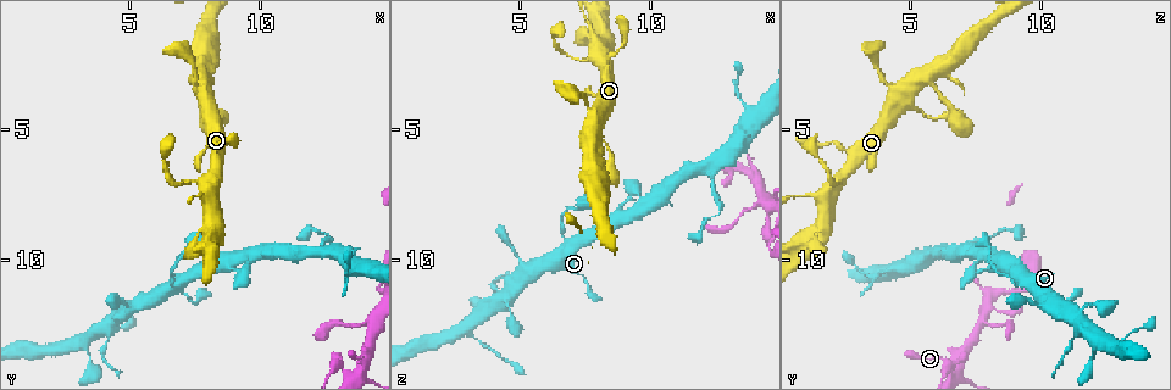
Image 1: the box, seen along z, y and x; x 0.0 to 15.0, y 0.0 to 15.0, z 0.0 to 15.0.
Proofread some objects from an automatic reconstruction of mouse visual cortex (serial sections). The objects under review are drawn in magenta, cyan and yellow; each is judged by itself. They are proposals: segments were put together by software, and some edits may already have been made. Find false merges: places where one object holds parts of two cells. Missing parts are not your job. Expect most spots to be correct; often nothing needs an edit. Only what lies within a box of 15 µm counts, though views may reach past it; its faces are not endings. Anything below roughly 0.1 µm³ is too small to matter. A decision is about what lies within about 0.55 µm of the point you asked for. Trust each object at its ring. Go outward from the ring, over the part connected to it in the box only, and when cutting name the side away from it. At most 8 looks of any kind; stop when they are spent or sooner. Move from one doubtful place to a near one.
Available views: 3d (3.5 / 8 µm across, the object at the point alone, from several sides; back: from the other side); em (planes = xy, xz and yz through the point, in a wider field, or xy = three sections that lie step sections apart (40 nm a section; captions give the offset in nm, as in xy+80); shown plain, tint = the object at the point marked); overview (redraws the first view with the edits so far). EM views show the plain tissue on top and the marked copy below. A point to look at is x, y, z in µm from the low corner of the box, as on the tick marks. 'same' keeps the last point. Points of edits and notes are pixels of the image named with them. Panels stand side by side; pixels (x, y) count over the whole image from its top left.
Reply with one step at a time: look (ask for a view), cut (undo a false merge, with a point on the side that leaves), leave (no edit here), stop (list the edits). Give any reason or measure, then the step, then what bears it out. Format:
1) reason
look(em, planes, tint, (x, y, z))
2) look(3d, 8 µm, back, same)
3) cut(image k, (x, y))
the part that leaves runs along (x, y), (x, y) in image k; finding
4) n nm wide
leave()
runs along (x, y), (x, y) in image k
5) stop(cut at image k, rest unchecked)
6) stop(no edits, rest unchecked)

abrupt turn
look(3d, 8 µm, (6.7, 7.0, 2.0))

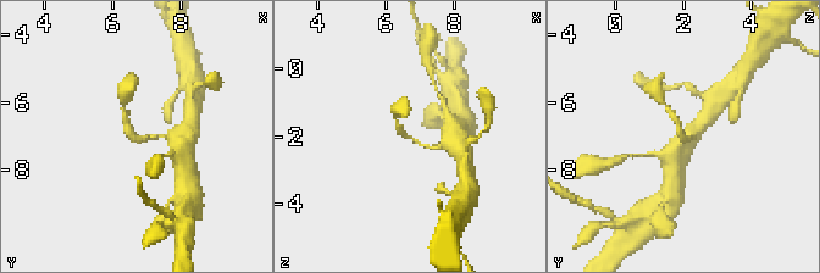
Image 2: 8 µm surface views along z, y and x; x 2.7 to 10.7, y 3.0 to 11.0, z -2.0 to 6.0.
look(3d, 3.5 µm, (6.7, 7.1, 2.1))

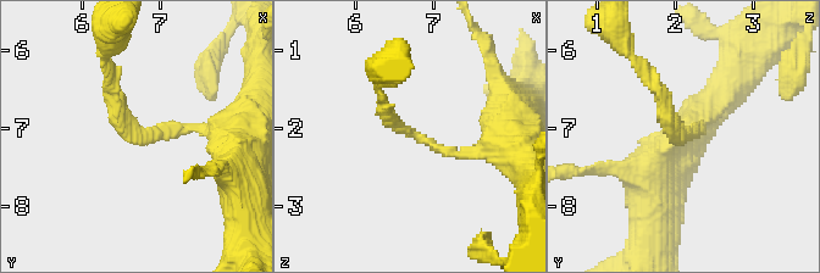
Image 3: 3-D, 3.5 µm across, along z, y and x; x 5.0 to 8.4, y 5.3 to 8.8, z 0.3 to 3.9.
arms of 150, 200 nm
leave()
runs along (211, 127), (136, 134), (110, 71) in image 3; one cell here

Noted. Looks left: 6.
thin neck
look(3d, 8 µm, (8.4, 5.7, 2.5))

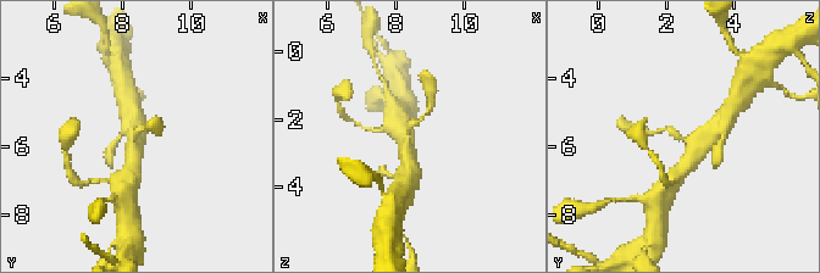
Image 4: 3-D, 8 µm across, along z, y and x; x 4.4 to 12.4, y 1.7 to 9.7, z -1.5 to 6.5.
arms of 150, 500 nm
look(em, planes, tint, (8.4, 5.9, 2.4))

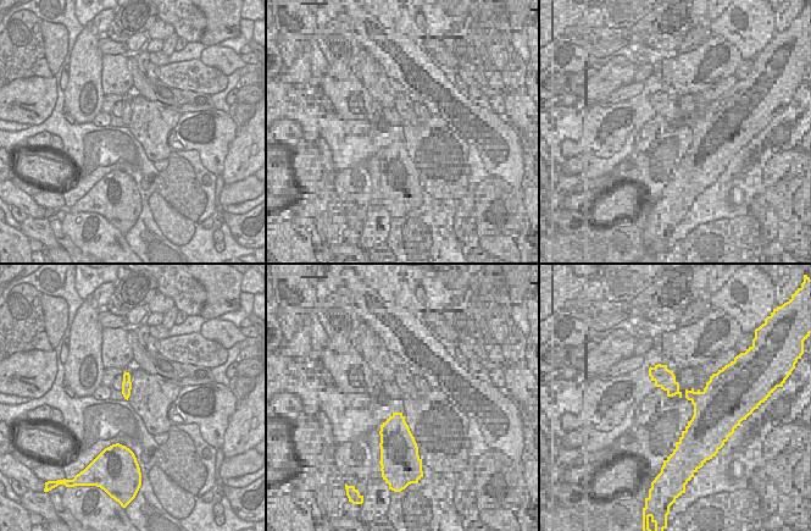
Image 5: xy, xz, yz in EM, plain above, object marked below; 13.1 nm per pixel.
leave()
runs along (409, 163), (409, 128), (427, 111) in image 4; all the same cell

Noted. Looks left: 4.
abrupt turn
look(3d, 8 µm, (13.0, 14.1, 6.5))

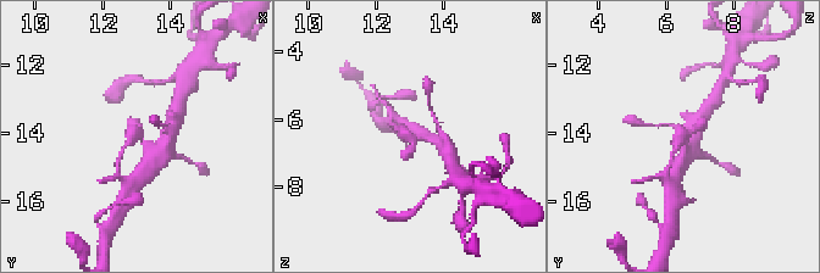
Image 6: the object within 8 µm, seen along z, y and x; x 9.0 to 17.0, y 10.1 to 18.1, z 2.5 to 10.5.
need the tissue
look(em, planes, tint, (13.0, 14.0, 6.6))

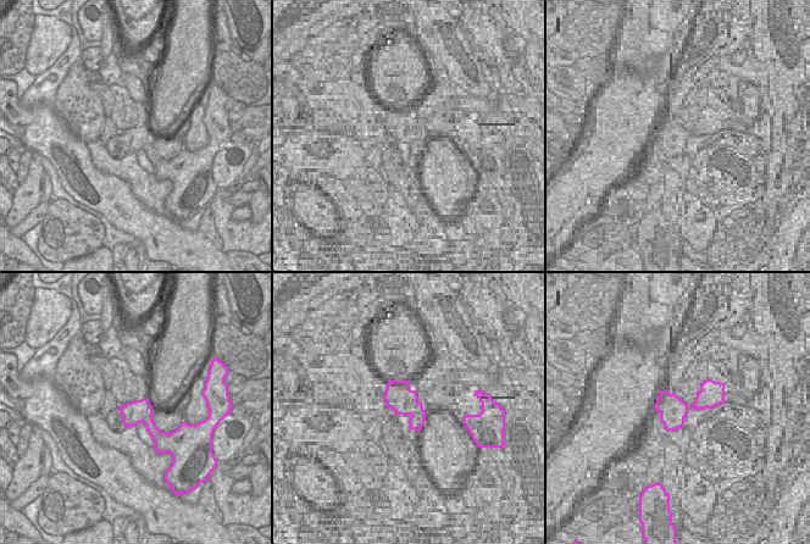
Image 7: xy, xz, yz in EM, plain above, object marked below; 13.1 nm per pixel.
leave()
continuous, no second cell

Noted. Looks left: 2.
stop(no edits, rest unchecked)

